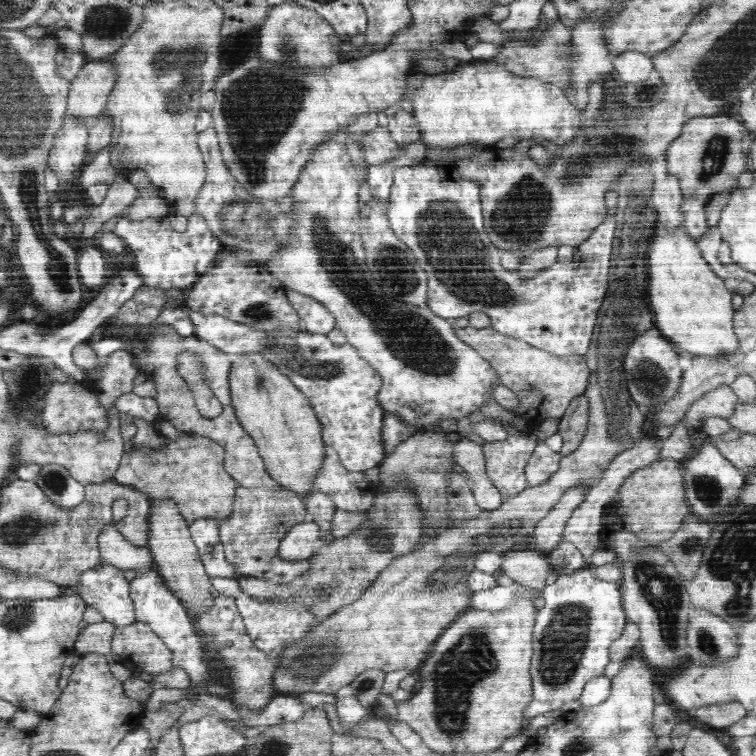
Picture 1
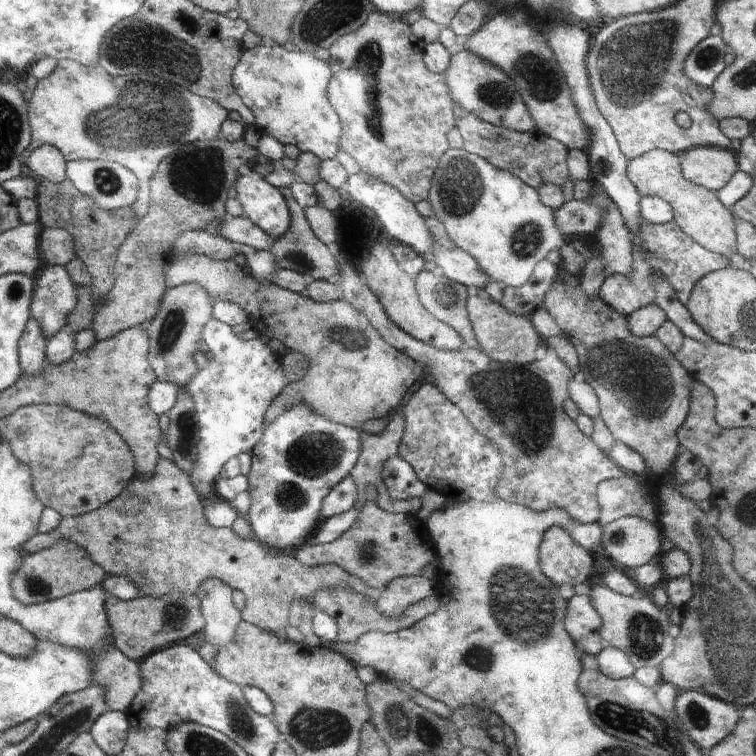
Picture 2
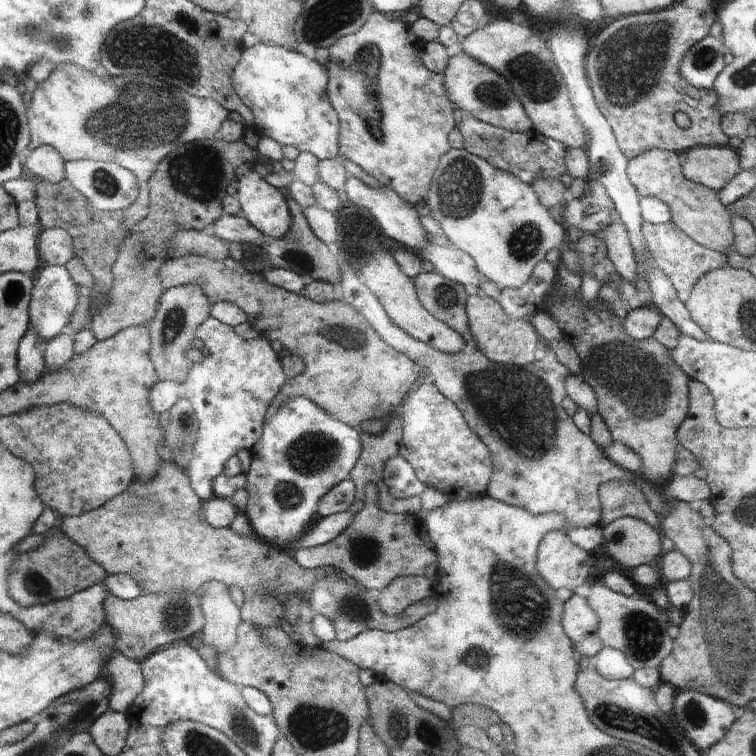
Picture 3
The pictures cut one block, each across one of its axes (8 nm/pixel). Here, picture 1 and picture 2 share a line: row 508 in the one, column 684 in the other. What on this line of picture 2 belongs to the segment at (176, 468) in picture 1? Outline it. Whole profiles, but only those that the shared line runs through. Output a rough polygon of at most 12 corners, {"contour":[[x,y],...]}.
{"contour":[[674,153],[629,160],[641,197],[671,204],[702,248],[731,257],[737,219],[719,194],[680,174]]}

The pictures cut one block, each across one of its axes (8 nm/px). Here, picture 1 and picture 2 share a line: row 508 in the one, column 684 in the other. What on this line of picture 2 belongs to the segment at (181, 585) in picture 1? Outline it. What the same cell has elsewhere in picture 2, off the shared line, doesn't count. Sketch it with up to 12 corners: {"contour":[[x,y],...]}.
{"contour":[[735,151],[681,152],[683,175],[719,193],[739,172]]}

